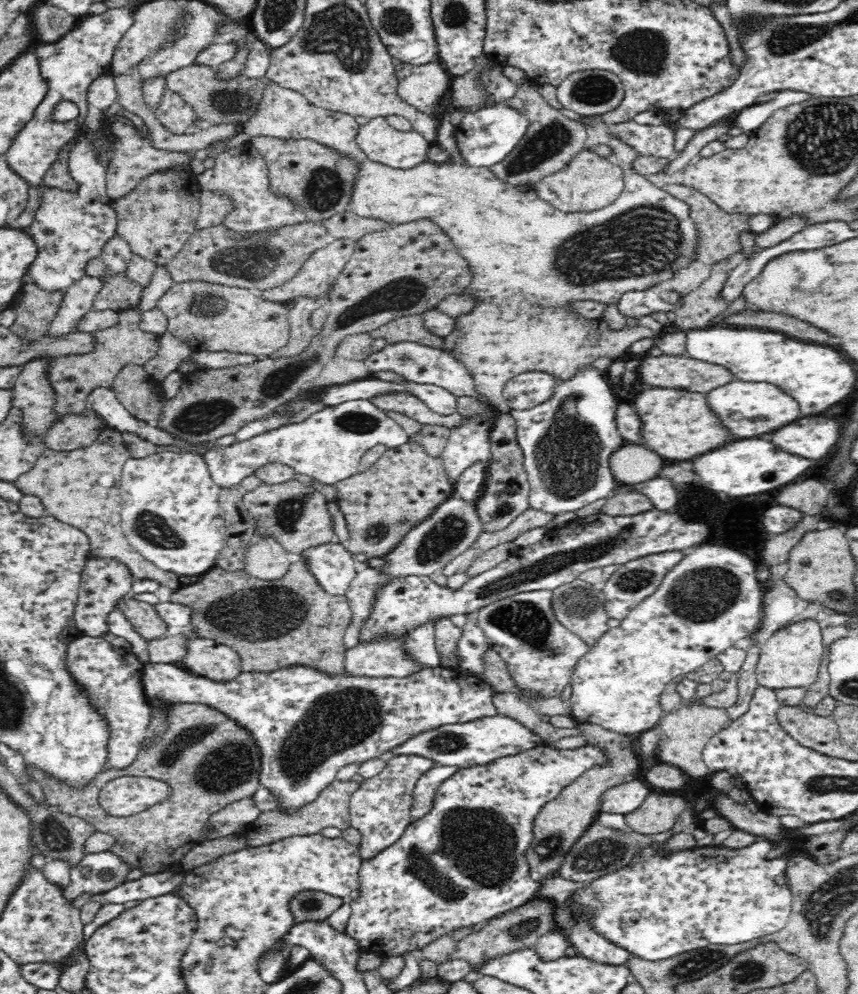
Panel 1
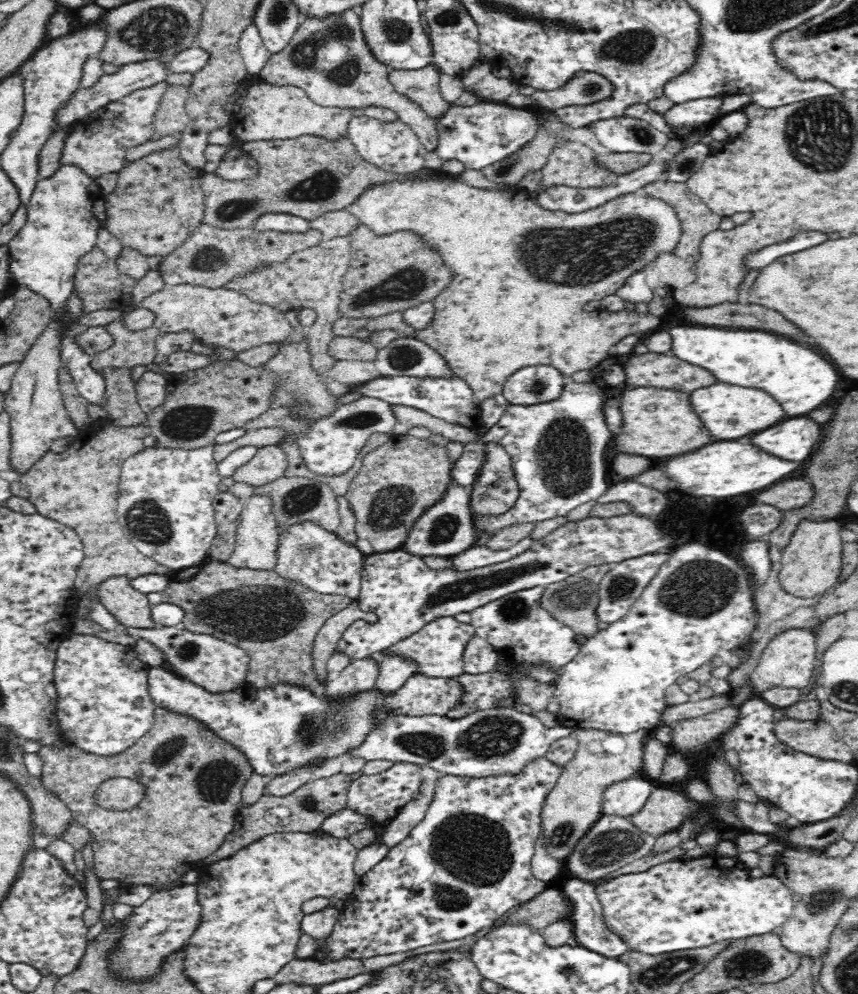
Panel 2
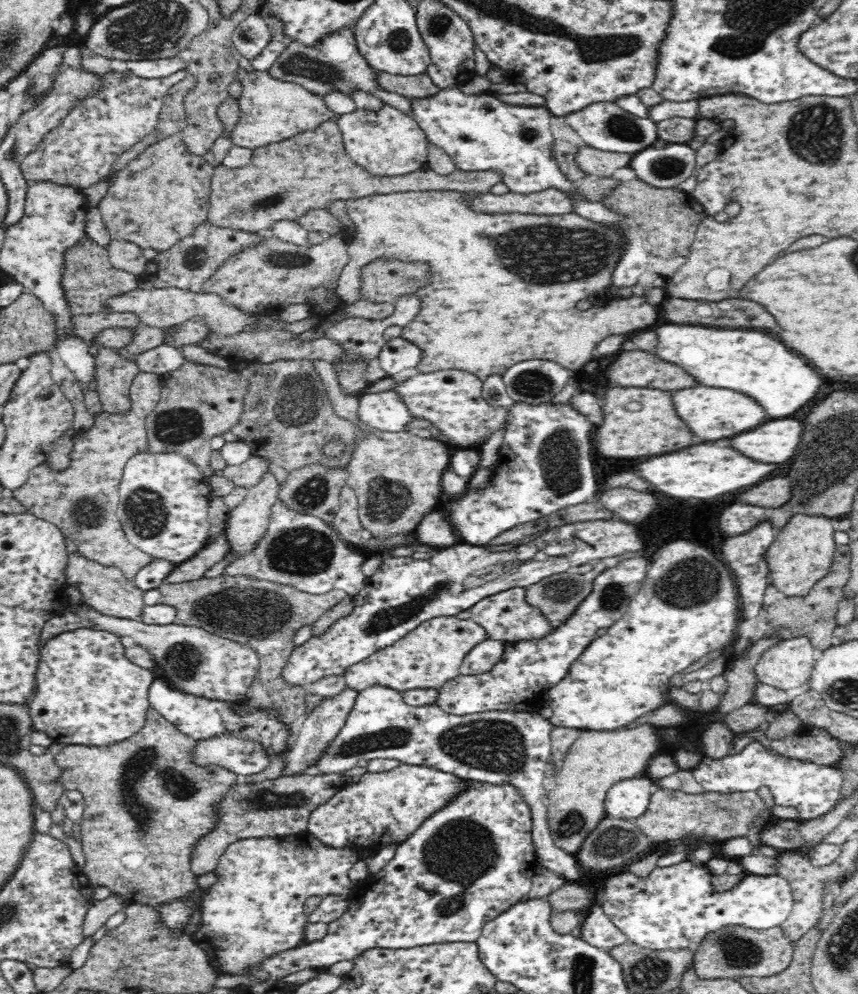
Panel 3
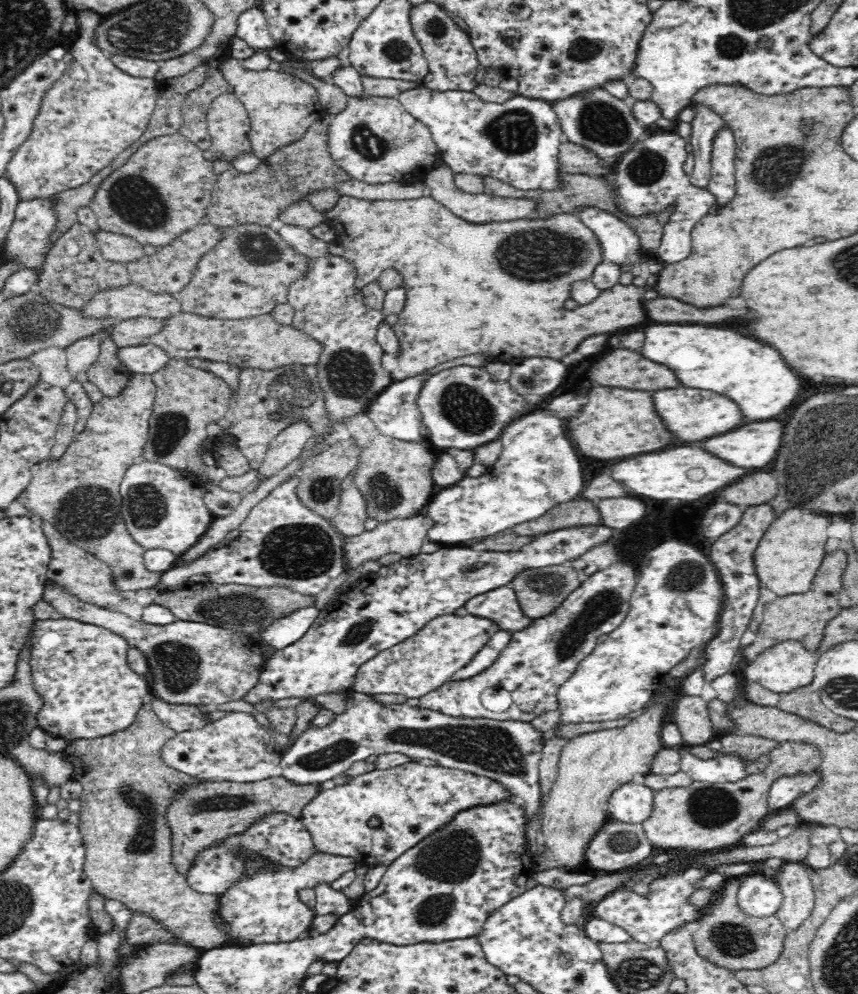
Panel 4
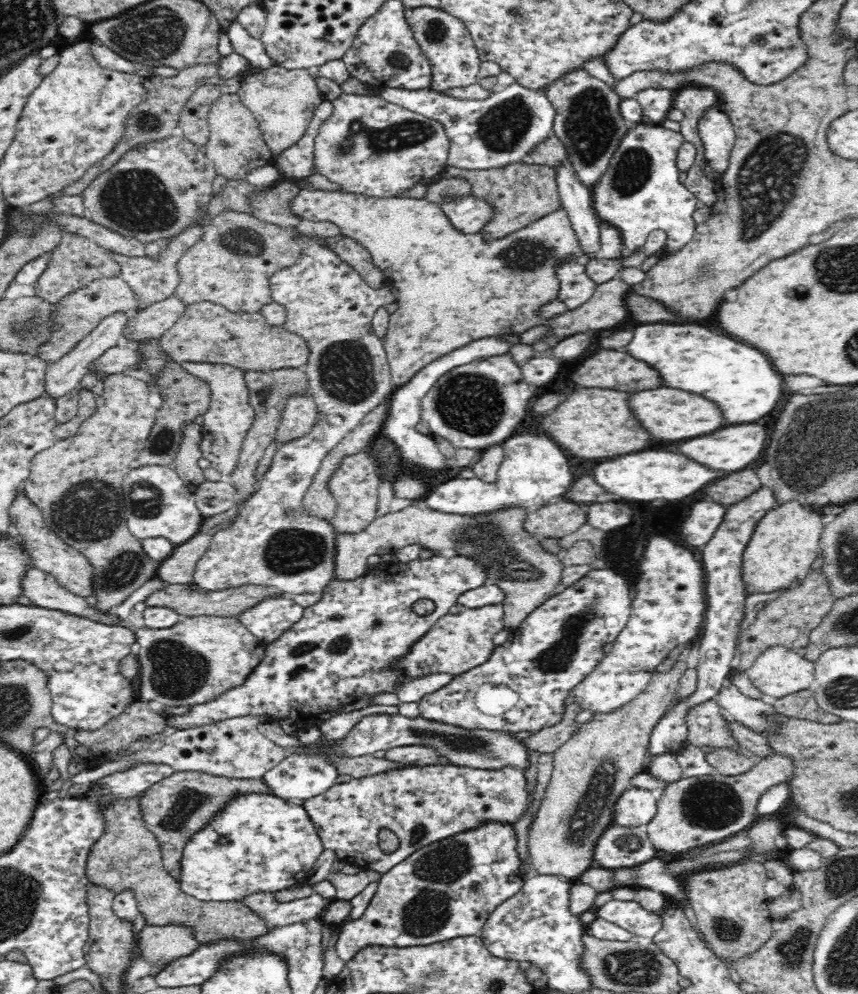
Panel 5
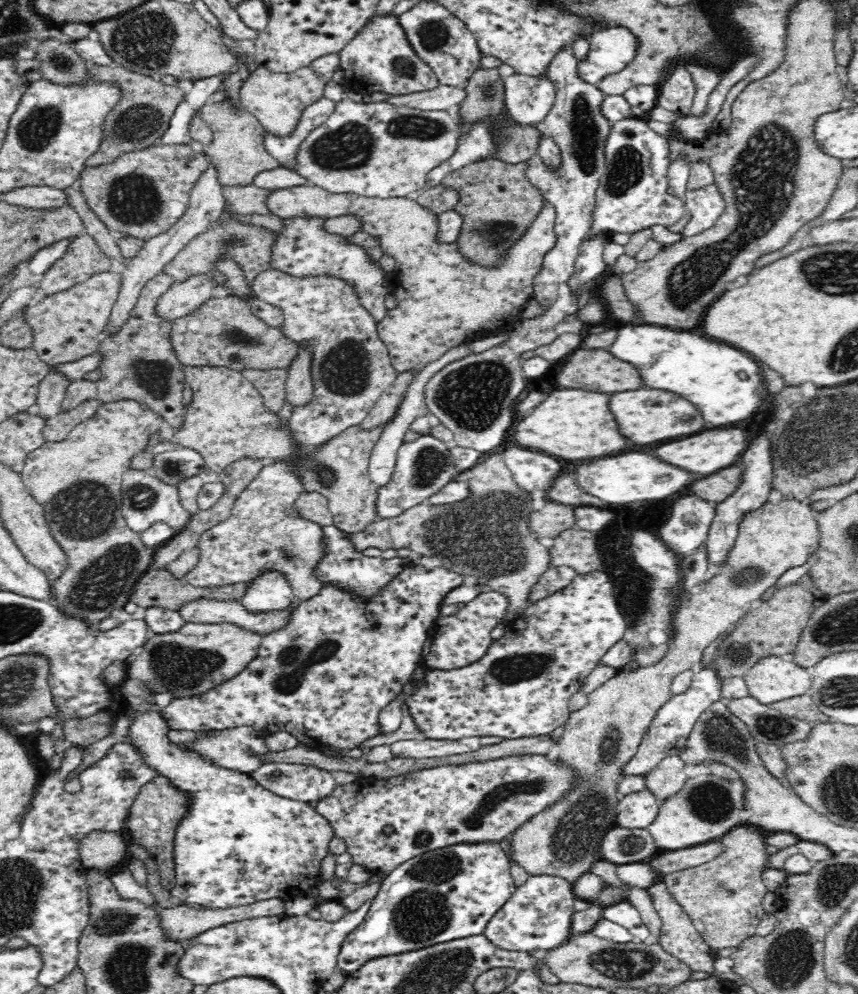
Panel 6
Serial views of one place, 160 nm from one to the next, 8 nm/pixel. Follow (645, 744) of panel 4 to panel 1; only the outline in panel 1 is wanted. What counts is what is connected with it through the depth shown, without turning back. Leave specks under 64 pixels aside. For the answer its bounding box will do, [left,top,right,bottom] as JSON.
[526,723,642,882]

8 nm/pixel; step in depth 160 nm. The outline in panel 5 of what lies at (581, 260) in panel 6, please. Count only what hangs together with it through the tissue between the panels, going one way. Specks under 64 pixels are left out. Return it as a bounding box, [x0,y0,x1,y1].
[556,165,600,259]

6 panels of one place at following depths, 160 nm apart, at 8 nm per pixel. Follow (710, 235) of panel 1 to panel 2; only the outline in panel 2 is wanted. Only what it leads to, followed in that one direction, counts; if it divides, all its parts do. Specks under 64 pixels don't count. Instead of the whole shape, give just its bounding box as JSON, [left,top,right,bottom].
[641,180,724,264]

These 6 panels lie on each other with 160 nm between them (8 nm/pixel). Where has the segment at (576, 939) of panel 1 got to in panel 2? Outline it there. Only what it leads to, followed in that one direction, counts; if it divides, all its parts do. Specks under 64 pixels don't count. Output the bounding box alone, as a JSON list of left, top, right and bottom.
[560,877,629,959]

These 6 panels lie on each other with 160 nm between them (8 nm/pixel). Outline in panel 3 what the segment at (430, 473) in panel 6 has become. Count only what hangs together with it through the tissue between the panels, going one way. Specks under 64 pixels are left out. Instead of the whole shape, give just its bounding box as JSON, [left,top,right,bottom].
[358,389,412,432]

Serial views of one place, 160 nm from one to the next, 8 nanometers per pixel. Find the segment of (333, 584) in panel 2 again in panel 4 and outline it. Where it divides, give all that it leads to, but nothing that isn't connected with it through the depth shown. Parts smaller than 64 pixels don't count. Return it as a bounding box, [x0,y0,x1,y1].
[157,476,347,596]

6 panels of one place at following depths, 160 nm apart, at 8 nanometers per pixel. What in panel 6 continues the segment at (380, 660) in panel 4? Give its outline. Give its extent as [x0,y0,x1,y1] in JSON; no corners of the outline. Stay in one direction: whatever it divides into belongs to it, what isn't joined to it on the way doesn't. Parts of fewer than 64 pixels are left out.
[418,591,508,670]

